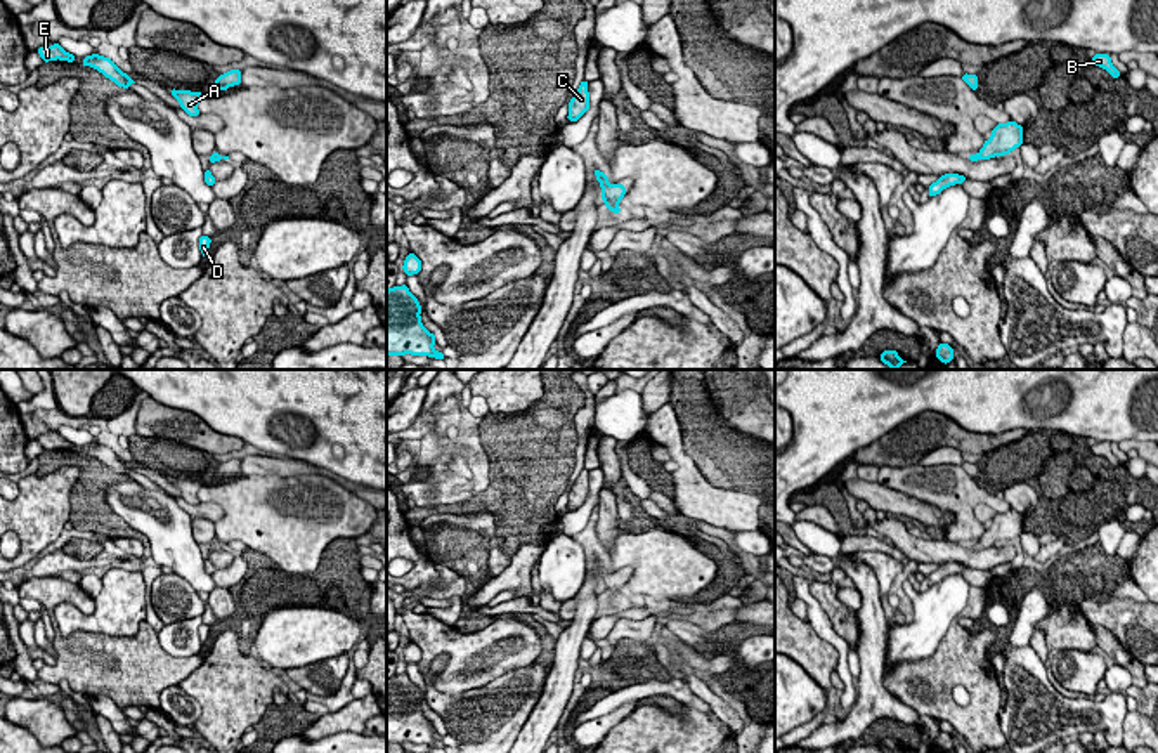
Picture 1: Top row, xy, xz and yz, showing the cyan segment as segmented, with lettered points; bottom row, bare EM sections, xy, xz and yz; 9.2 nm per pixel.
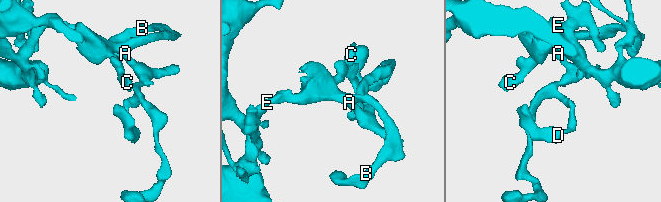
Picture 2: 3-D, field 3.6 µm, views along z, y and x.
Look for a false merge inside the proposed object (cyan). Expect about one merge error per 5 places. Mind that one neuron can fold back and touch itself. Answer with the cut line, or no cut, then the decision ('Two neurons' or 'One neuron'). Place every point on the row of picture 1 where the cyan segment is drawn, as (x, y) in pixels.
No split. One neuron

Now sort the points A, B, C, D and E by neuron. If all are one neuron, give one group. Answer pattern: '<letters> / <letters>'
A B C D E

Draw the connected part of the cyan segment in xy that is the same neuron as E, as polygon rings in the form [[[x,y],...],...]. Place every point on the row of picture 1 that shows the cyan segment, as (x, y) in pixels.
[[[52,43],[50,47],[40,47],[36,52],[43,59],[43,62],[55,61],[55,59],[68,61],[68,62],[76,61],[76,57],[66,52],[59,43]]]

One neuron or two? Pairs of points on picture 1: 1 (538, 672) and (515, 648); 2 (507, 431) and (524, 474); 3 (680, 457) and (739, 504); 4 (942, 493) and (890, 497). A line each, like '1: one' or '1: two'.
1: two
2: one
3: one
4: two

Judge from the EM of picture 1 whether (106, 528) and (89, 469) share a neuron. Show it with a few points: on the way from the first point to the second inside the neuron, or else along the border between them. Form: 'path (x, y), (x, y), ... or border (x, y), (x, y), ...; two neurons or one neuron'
path (94, 514), (91, 510), (91, 483); one neuron

